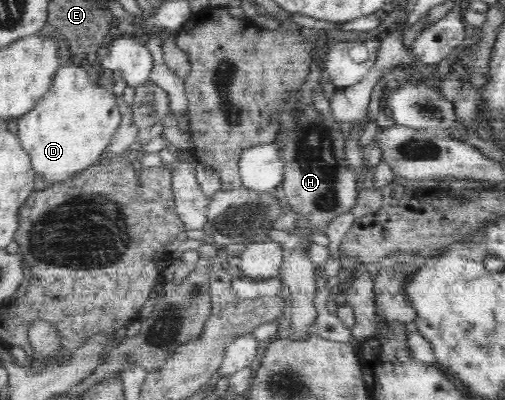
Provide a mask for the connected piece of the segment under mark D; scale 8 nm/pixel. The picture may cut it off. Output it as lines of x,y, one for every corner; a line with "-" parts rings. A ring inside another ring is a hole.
76,59
64,63
52,80
50,90
38,104
28,113
17,119
17,136
24,151
28,152
31,165
39,178
48,185
64,182
73,174
86,170
100,161
104,150
110,145
114,131
120,127
122,121
122,107
112,90
103,89
94,84
87,73
87,65
76,63

